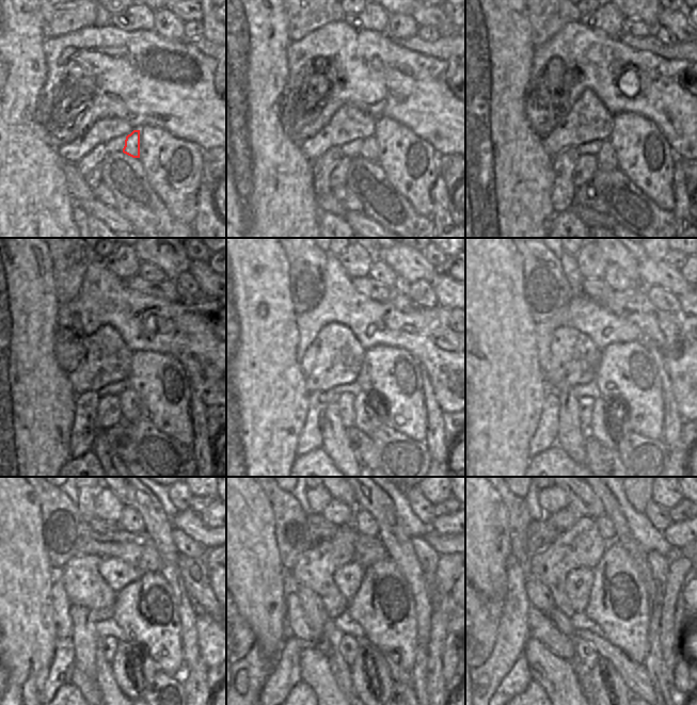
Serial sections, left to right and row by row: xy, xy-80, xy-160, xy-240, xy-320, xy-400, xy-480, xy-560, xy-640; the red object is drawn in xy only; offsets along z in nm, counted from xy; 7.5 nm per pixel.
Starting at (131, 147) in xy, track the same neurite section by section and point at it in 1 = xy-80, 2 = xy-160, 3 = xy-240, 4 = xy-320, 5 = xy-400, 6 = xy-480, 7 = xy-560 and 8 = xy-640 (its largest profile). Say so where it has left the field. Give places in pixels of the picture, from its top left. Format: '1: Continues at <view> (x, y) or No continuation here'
1: Continues at xy-80 (369, 150)
2: Continues at xy-160 (606, 159)
3: Continues at xy-240 (132, 409)
4: Continues at xy-320 (360, 402)
5: Continues at xy-400 (596, 429)
6: Continues at xy-480 (133, 670)
7: Continues at xy-560 (370, 676)
8: Continues at xy-640 (612, 693).

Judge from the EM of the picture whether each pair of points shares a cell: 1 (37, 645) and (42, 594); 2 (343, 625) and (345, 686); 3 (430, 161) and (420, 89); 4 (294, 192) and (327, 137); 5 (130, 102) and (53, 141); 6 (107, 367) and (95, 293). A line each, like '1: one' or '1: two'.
1: one
2: two
3: two
4: two
5: one
6: two

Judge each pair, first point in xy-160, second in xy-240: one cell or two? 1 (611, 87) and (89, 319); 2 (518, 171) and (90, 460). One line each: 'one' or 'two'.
1: one
2: two

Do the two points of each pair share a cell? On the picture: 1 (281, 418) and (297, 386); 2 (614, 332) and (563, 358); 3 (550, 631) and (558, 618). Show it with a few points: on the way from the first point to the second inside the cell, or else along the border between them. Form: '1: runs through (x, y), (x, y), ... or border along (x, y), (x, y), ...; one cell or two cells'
1: runs through (281, 411), (281, 402), (289, 394); one cell
2: border along (572, 327), (584, 333), (600, 350); two cells
3: border along (547, 614), (549, 620), (561, 633), (572, 638); two cells

